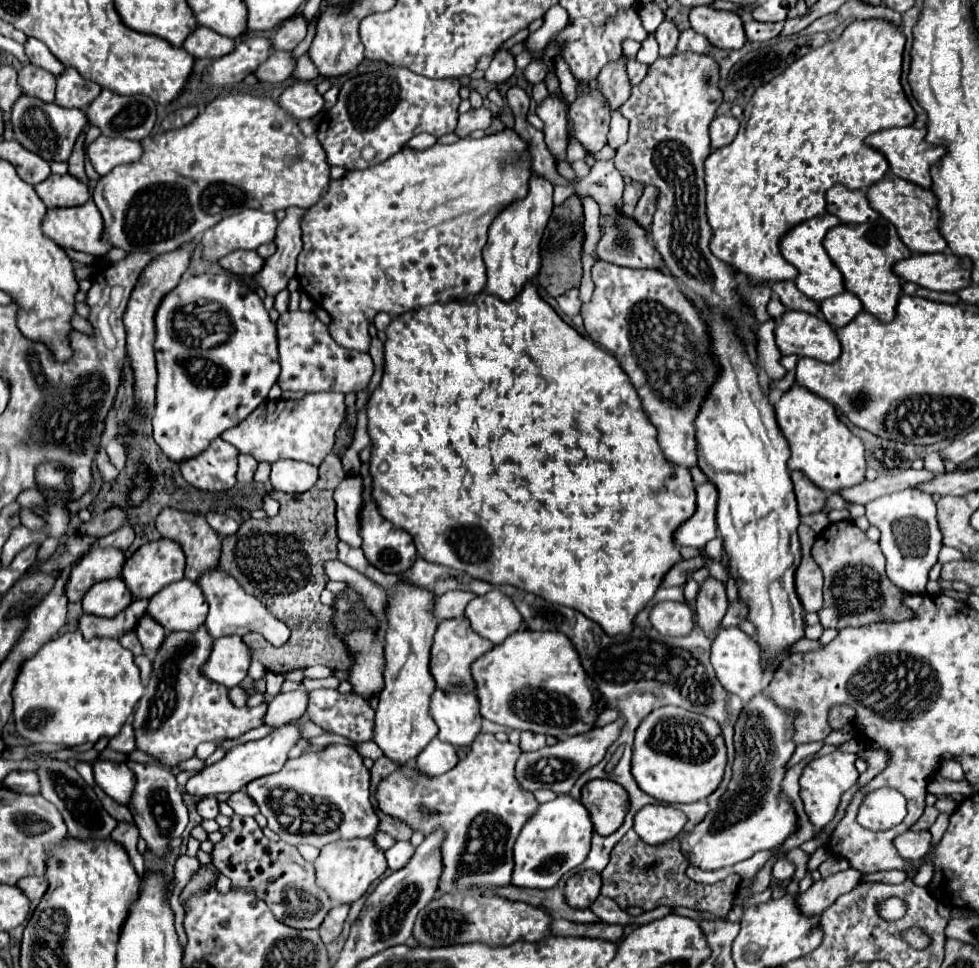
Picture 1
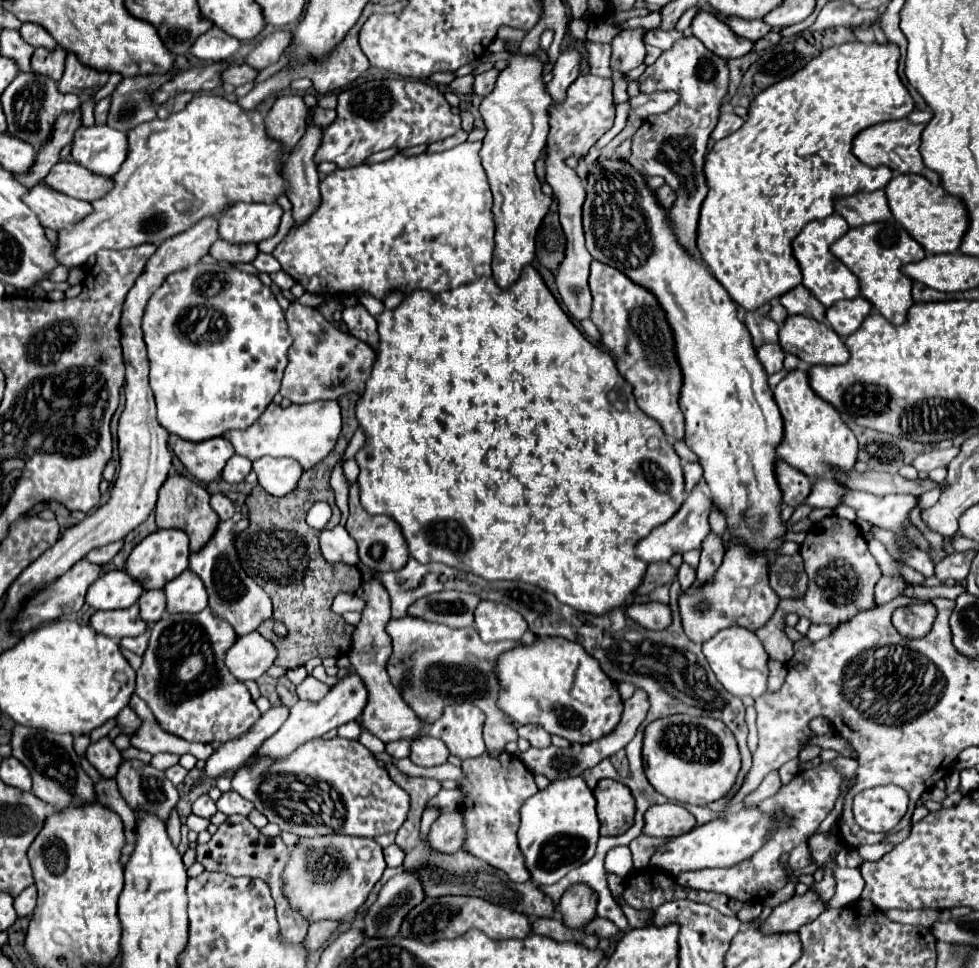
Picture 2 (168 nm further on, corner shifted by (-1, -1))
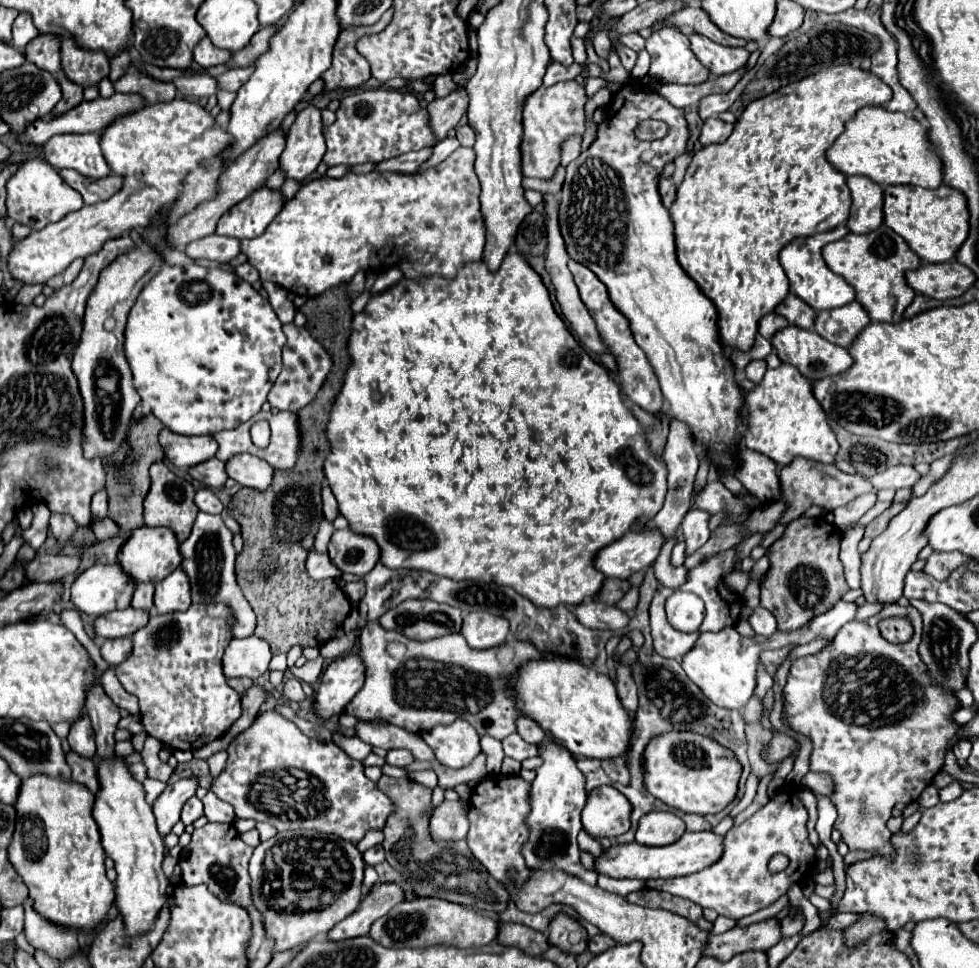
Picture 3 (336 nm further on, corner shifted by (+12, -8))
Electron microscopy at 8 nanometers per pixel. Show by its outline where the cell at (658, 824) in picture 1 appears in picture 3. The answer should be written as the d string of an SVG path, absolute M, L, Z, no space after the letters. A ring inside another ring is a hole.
M651 811L639 819L635 841L641 845L669 845L685 833L685 823L669 811Z

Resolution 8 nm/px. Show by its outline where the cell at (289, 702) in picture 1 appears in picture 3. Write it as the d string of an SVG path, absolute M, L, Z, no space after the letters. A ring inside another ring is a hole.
M185 777L185 779L177 779L177 781L167 783L165 791L161 793L161 797L153 805L157 829L161 835L171 833L171 827L179 821L179 813L181 813L183 805L187 803L187 799L191 799L195 795L197 789L199 789L197 777Z

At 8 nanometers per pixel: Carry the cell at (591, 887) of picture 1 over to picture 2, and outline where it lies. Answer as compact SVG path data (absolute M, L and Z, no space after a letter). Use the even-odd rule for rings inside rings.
M572 886L566 890L560 900L562 922L568 928L584 928L588 922L596 918L596 894L588 890L588 886Z

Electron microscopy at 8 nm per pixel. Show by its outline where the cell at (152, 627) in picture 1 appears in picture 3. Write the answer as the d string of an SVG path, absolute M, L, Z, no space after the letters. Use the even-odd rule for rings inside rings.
M141 583L135 589L133 601L131 601L133 609L143 609L143 611L151 611L153 609L153 585L151 583Z

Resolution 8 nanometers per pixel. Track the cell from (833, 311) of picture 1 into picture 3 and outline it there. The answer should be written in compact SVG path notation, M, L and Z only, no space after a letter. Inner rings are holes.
M849 303L837 309L827 309L827 311L819 311L817 319L815 319L815 331L839 345L839 347L849 347L851 341L857 337L857 333L869 323L869 315L867 311L857 303Z

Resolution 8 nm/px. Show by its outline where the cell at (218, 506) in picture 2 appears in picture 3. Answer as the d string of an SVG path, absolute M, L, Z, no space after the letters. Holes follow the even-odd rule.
M199 489L199 491L195 493L195 505L199 507L199 511L211 513L211 515L219 515L221 509L223 509L221 501L219 501L219 499L215 497L215 493L209 491L209 489Z

